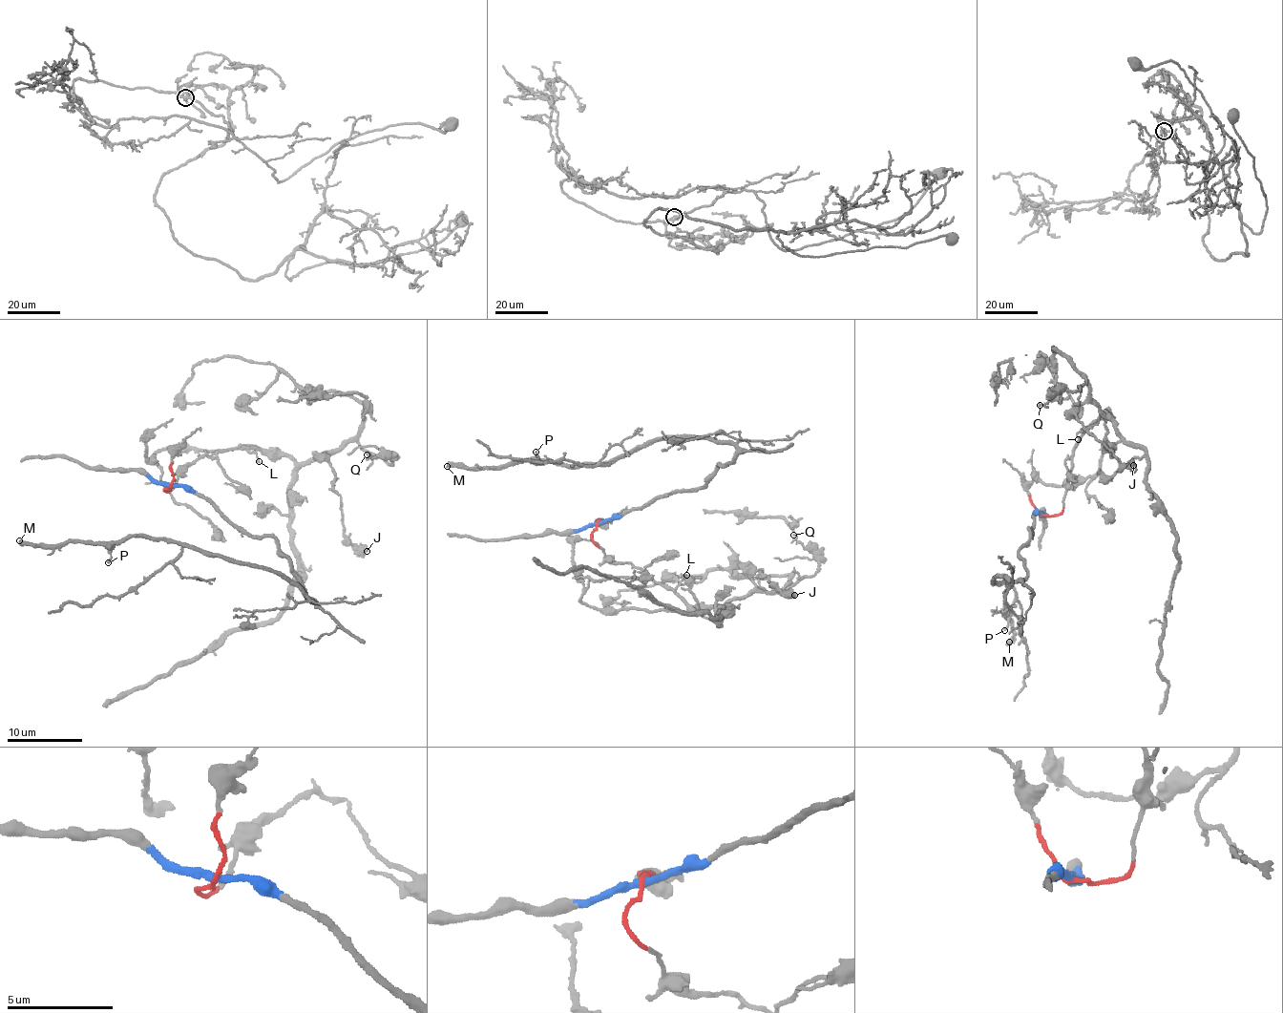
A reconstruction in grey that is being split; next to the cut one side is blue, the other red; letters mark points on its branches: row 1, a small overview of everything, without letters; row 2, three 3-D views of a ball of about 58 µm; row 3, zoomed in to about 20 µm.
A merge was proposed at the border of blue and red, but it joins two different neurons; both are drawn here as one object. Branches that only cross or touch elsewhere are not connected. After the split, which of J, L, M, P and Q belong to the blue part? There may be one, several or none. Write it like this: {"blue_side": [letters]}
{"blue_side": ["M", "P"]}

